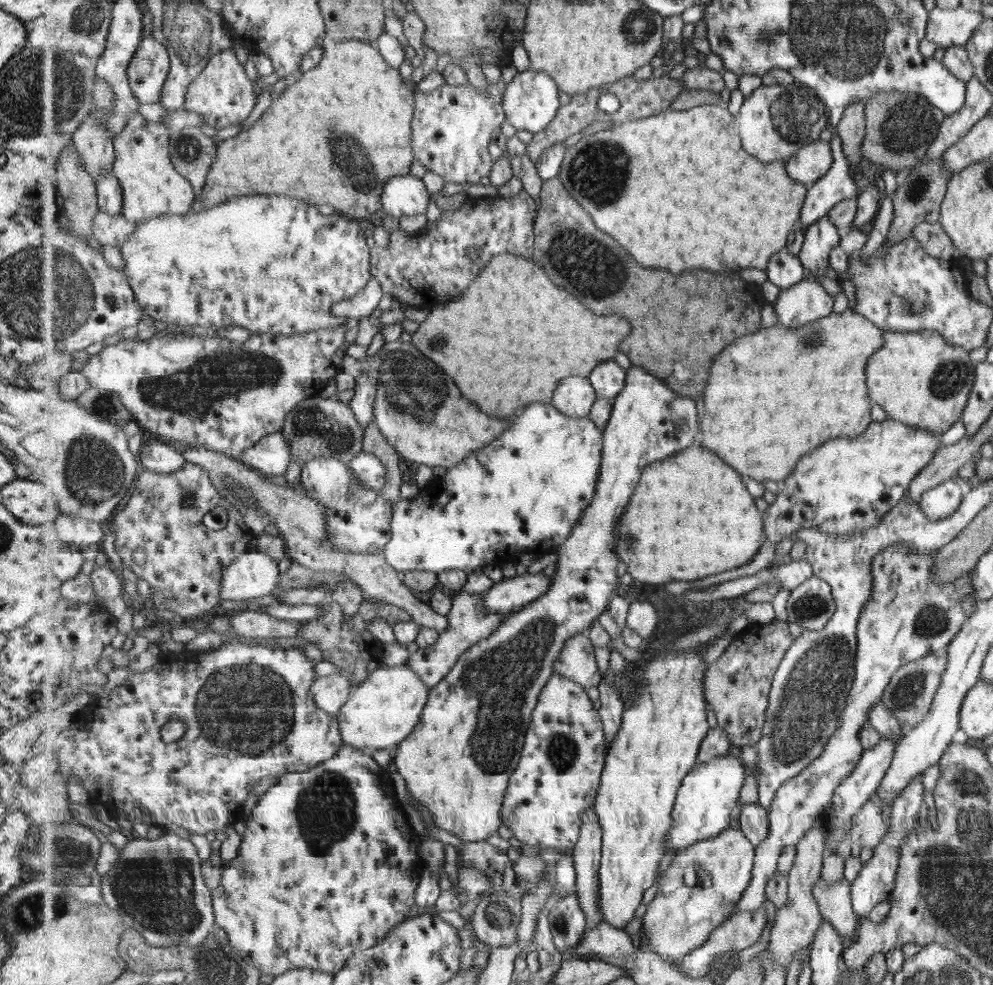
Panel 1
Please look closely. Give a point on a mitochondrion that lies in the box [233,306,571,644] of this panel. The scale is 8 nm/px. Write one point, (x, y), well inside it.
(411, 390)

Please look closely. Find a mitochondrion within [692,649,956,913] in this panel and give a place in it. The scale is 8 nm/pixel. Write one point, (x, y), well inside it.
(908, 690)

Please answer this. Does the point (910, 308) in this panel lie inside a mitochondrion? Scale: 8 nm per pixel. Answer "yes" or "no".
no

